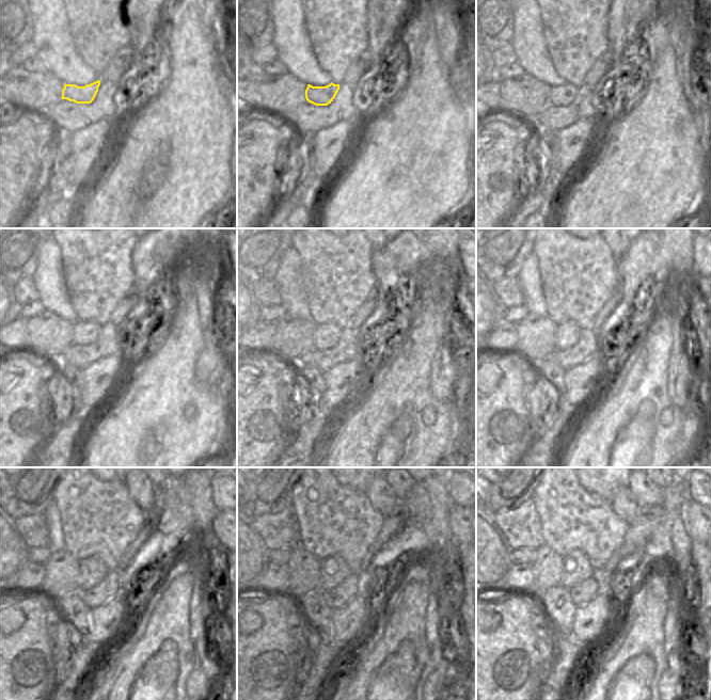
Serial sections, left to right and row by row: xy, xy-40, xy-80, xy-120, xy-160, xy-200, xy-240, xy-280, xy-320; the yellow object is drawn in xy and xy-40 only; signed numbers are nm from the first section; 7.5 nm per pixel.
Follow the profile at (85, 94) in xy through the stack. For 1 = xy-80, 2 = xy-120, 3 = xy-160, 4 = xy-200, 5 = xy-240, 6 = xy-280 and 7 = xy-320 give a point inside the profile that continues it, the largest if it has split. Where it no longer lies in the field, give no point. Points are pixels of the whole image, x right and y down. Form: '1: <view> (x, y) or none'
1: xy-80 (564, 95)
2: xy-120 (83, 332)
3: xy-160 (327, 335)
4: xy-200 (567, 334)
5: xy-240 (92, 571)
6: xy-280 (333, 570)
7: xy-320 (575, 568)

